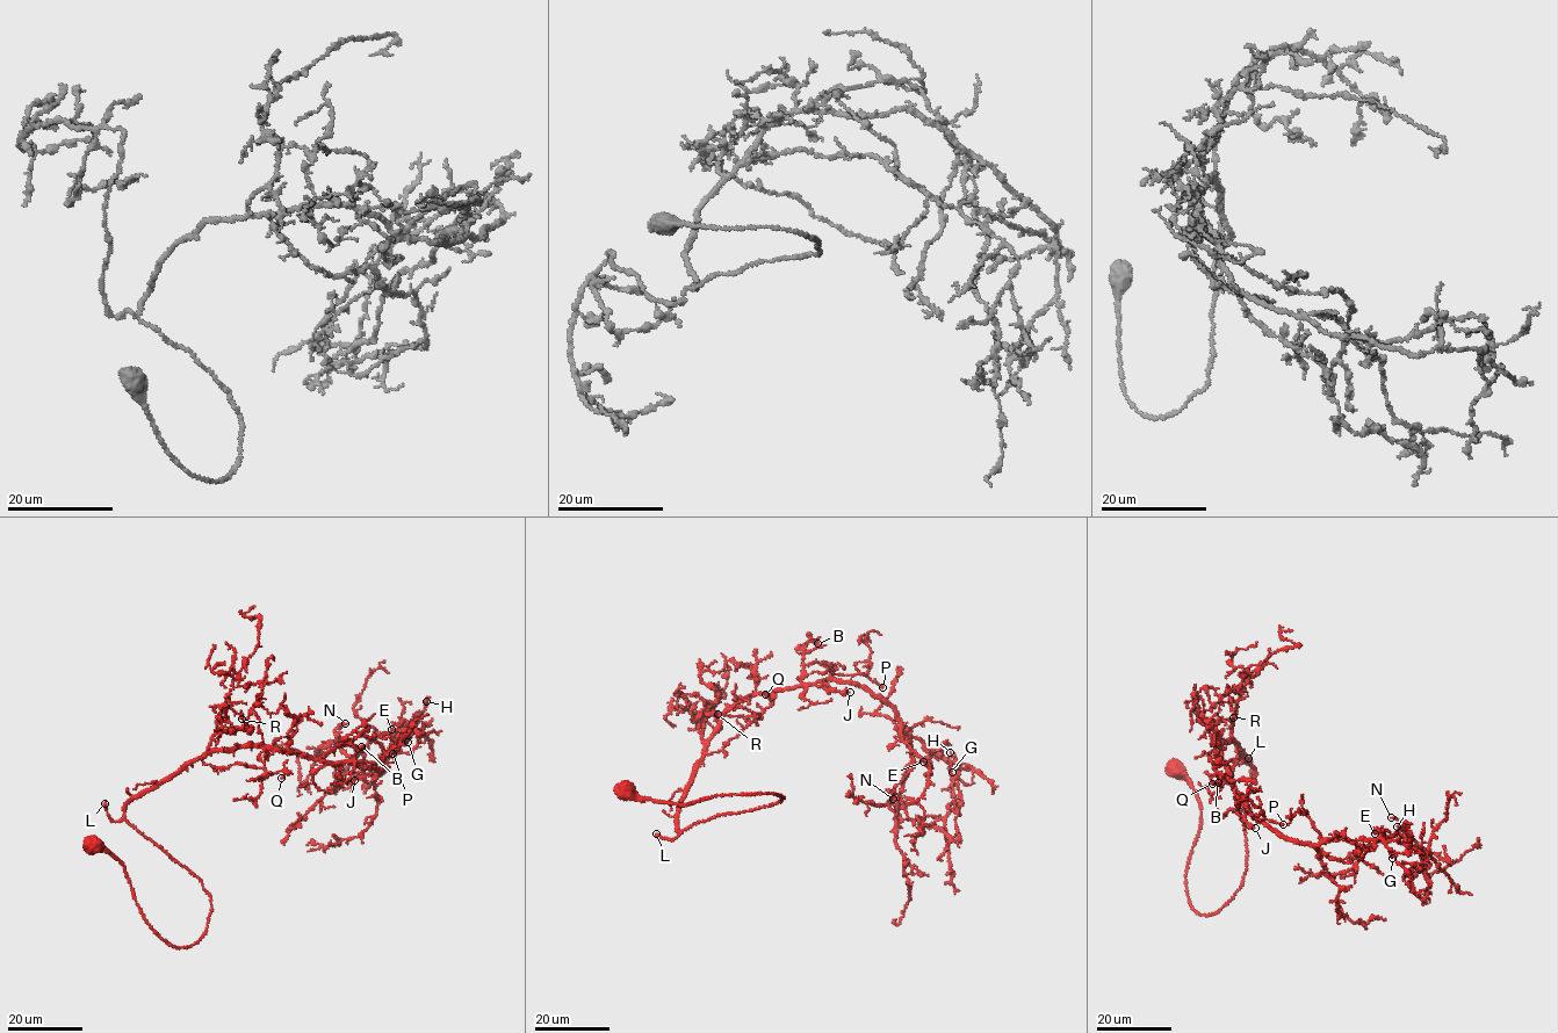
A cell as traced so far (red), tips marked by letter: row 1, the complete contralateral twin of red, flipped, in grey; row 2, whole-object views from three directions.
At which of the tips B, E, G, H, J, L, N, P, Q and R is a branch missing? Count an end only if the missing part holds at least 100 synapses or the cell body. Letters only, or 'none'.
L

